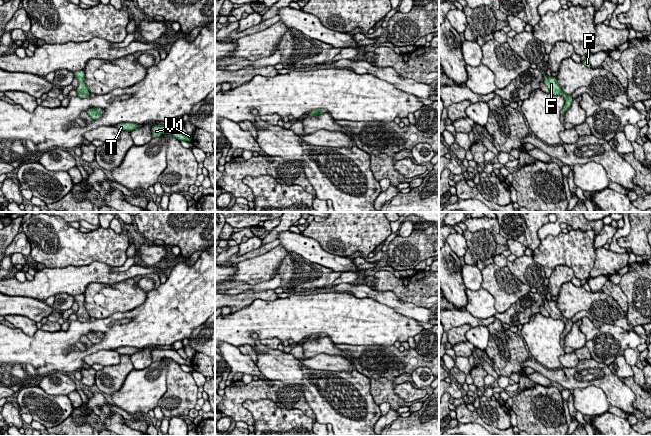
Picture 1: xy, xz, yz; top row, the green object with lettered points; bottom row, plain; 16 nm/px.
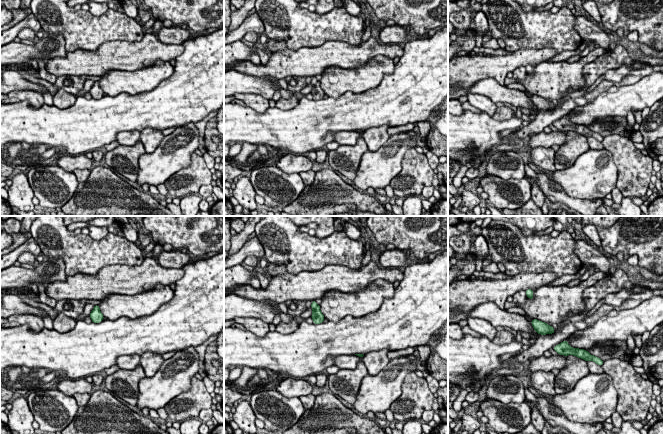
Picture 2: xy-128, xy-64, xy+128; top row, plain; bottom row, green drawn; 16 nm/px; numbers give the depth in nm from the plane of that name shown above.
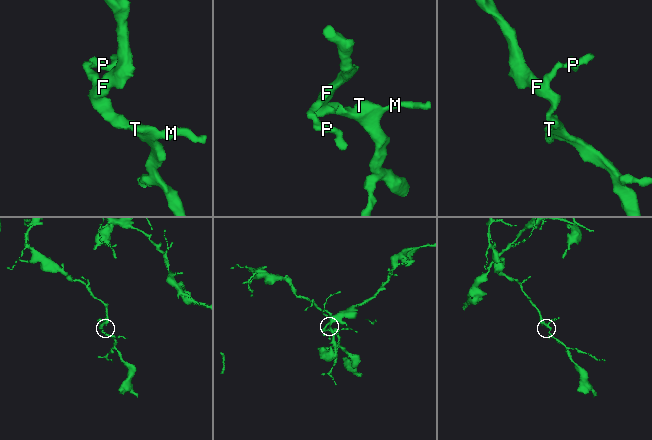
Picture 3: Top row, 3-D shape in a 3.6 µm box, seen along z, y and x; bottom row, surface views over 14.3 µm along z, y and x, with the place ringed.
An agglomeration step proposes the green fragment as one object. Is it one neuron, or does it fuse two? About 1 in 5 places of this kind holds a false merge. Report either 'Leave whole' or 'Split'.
Leave whole

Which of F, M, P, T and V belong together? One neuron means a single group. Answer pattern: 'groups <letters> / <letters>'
groups F M P T V

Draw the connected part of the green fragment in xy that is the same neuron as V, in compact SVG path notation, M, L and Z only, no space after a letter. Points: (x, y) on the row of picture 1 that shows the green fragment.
M154 125L151 130L152 130L152 138L161 136L162 134L165 133L174 136L179 141L185 140L191 142L192 140L192 133L187 133L186 135L184 135L173 125L169 126Z

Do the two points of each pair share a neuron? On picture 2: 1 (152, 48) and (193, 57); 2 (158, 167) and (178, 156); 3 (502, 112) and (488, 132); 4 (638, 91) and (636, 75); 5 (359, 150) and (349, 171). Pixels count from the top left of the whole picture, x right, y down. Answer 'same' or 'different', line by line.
1: different
2: same
3: different
4: different
5: same

